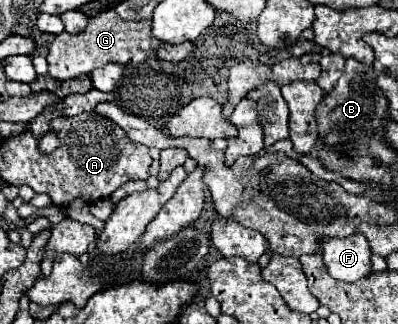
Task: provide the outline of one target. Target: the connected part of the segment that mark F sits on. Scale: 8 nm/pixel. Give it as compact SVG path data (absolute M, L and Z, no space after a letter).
M353 234L347 238L323 238L319 242L321 258L329 274L337 280L355 282L371 274L371 250L363 234Z

